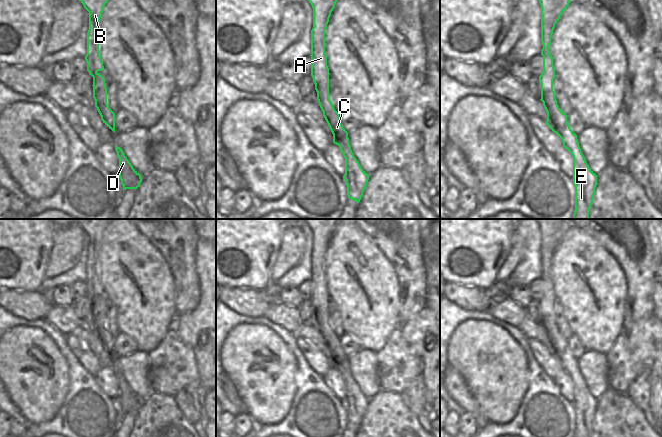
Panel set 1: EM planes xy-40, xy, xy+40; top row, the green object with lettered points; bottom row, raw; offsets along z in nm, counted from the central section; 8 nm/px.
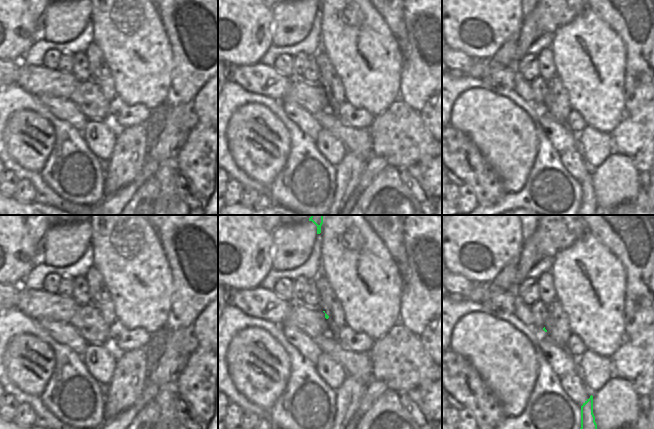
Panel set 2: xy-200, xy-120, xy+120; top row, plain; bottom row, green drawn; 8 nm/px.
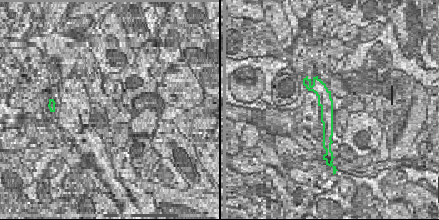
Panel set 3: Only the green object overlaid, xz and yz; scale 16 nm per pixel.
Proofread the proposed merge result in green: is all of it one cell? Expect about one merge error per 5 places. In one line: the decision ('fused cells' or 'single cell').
single cell

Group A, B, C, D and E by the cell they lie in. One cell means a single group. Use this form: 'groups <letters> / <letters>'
groups A B C D E

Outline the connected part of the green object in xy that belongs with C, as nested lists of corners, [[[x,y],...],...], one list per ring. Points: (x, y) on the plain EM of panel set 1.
[[[304,219],[313,232],[311,254],[311,300],[317,316],[317,324],[323,340],[333,358],[333,367],[338,369],[345,382],[347,420],[360,426],[367,410],[369,399],[361,392],[349,368],[348,356],[343,352],[339,337],[329,322],[329,292],[325,278],[325,254],[340,219]]]

